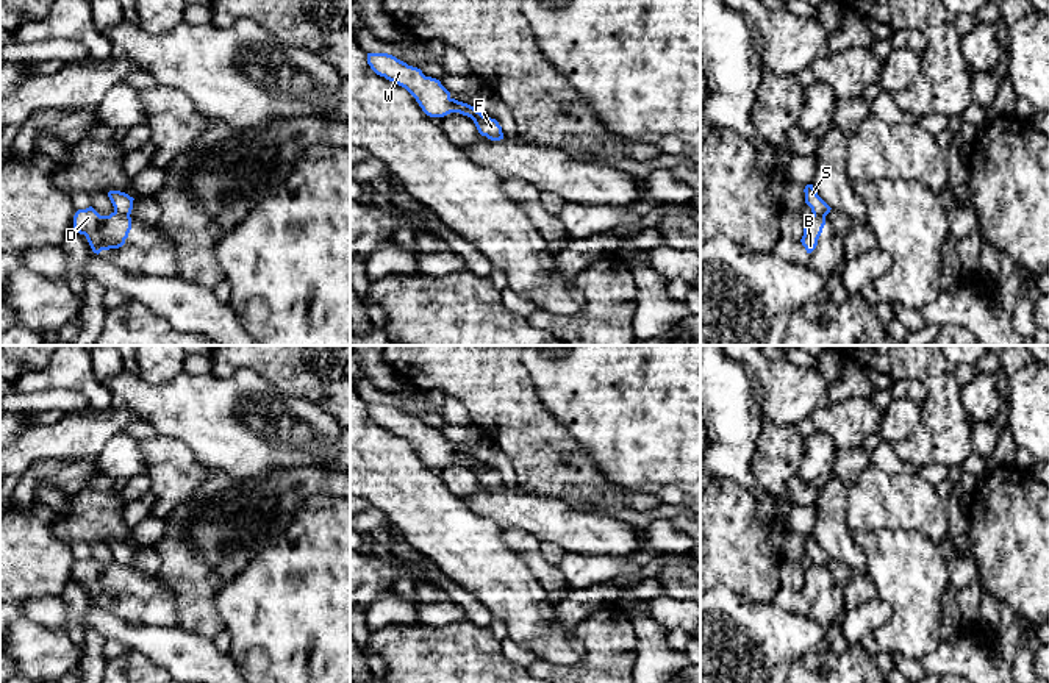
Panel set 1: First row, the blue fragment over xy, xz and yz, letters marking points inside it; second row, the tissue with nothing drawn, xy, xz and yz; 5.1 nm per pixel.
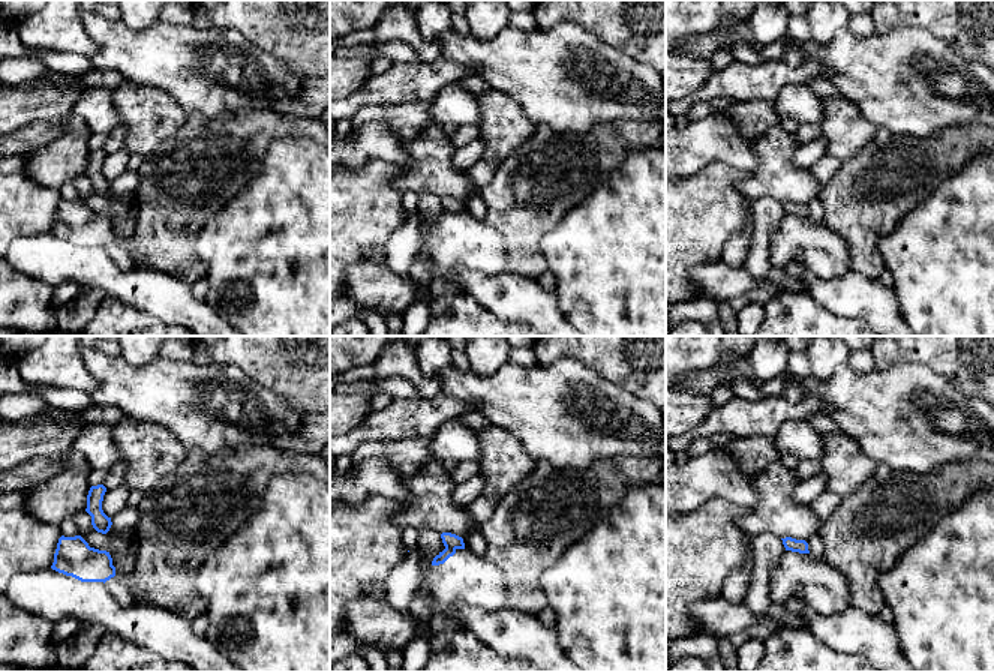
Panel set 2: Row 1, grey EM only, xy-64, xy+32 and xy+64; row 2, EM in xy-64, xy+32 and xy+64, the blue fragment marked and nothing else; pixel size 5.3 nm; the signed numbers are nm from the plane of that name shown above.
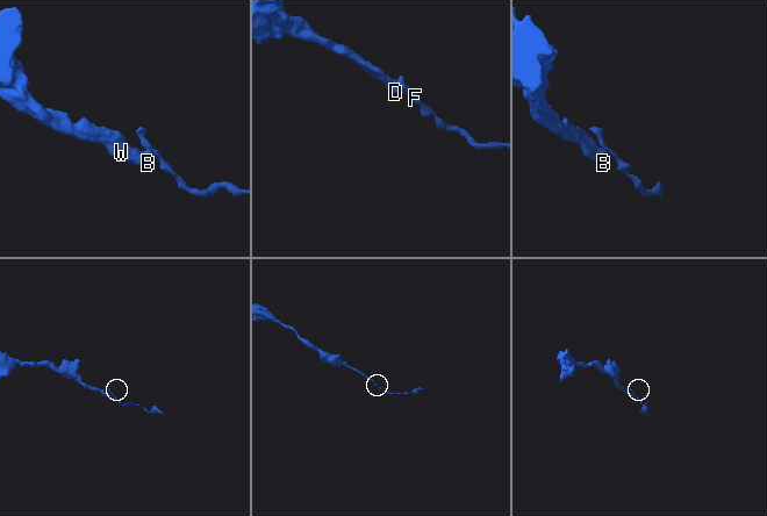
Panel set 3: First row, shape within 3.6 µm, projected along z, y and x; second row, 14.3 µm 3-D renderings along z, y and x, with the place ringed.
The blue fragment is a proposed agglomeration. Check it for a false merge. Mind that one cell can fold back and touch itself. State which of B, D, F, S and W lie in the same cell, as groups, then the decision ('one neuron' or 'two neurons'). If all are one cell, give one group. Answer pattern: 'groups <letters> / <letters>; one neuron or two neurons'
groups B D W / F S; two neurons

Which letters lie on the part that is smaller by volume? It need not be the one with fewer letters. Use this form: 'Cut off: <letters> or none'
Cut off: F, S

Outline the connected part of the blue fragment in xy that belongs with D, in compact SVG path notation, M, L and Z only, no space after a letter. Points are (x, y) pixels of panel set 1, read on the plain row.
M92 556L78 560L73 566L72 581L84 585L92 602L119 599L125 594L131 580L131 567L120 566L116 561L109 566L100 566Z

